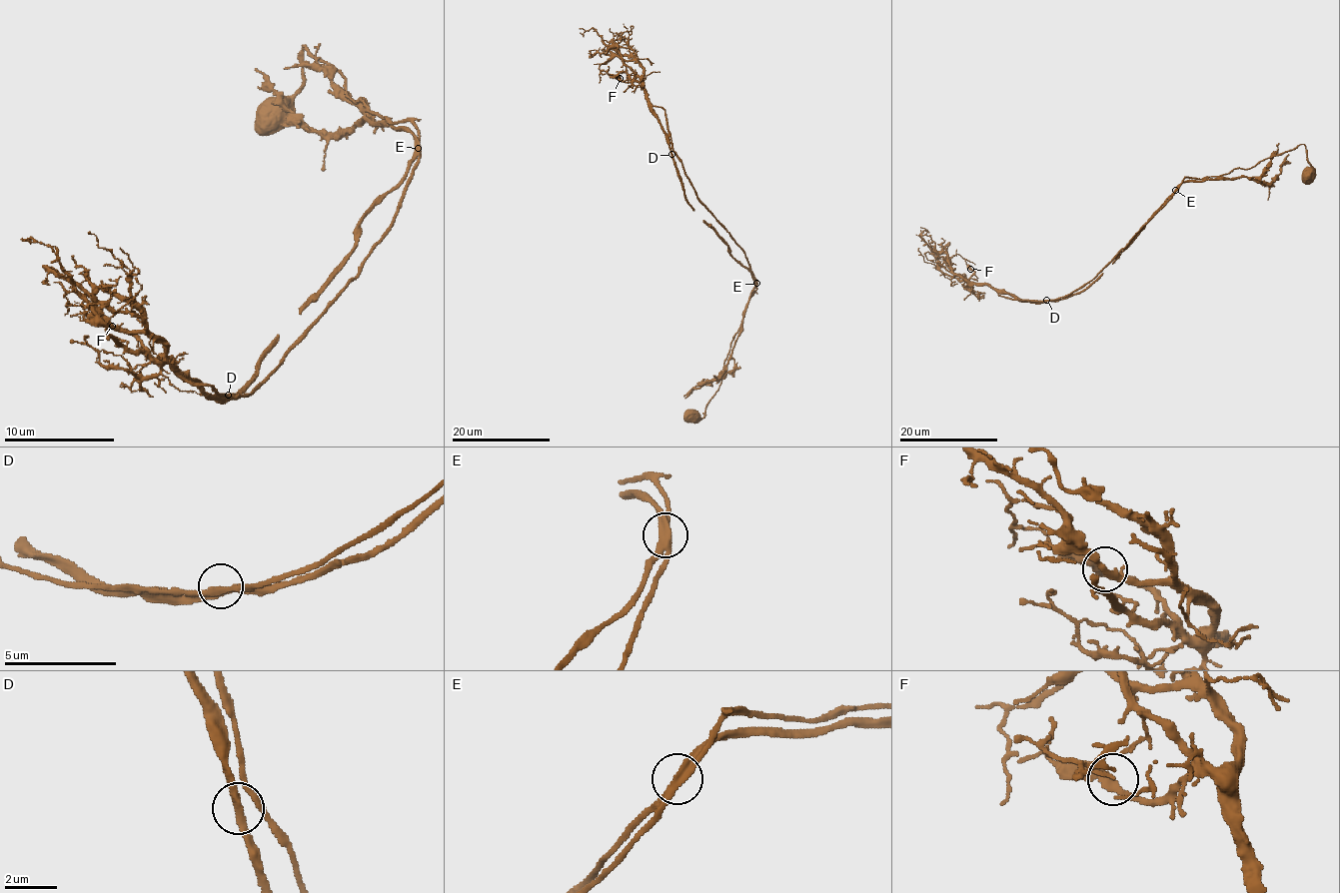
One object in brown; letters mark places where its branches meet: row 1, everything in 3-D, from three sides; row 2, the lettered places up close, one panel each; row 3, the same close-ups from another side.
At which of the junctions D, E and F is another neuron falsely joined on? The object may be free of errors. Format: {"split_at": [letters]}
{"split_at": []}

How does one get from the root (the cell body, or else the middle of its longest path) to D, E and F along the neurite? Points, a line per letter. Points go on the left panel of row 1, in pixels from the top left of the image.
D: (269, 116), (303, 83), (305, 44), (355, 102), (413, 135), (416, 168), (352, 281), (247, 395), (228, 395)
E: (269, 116), (303, 83), (305, 44), (344, 77), (344, 91), (355, 102), (405, 127), (418, 149)
F: (269, 116), (305, 44), (413, 135), (363, 268), (236, 397), (112, 326)

